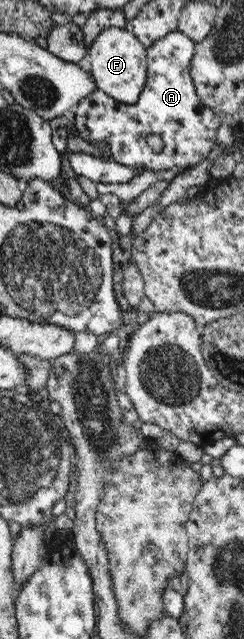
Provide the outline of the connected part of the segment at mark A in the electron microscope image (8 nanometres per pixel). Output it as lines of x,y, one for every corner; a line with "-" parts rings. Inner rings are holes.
180,30
168,33
166,37
150,45
146,51
147,79
140,97
134,105
120,103
112,99
107,93
98,89
89,96
80,100
74,121
76,136
88,141
93,146
106,144
110,148
110,159
120,163
126,168
134,170
146,170
154,173
166,171
173,167
190,169
197,167
217,145
217,132
222,123
217,114
206,109
202,105
194,82
192,81
189,69
194,57
196,42
192,41
-
156,133
164,140
164,148
160,154
156,154
146,145
146,137

